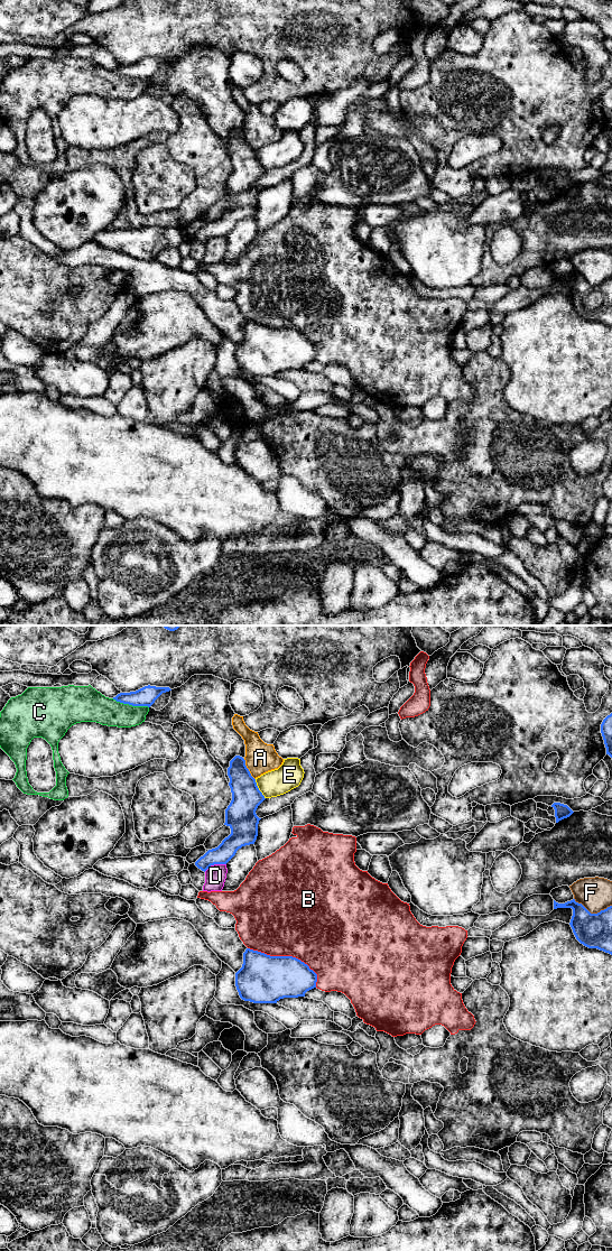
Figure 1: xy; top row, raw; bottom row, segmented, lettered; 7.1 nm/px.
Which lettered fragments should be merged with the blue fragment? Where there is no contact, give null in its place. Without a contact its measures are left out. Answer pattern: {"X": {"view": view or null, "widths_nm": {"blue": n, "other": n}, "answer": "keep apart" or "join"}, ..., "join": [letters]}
{"A": {"view": "xy", "widths_nm": {"blue": 200, "other": 220}, "answer": "keep apart"}, "B": {"view": "xy", "widths_nm": {"blue": 360, "other": 500}, "answer": "keep apart"}, "C": {"view": "xy", "widths_nm": {"blue": 140, "other": 200}, "answer": "keep apart"}, "D": {"view": "xy", "widths_nm": {"blue": 140, "other": 150}, "answer": "keep apart"}, "E": {"view": "xy", "widths_nm": {"blue": 220, "other": 190}, "answer": "keep apart"}, "F": {"view": "xy", "widths_nm": {"blue": 260, "other": 240}, "answer": "keep apart"}, "join": []}

